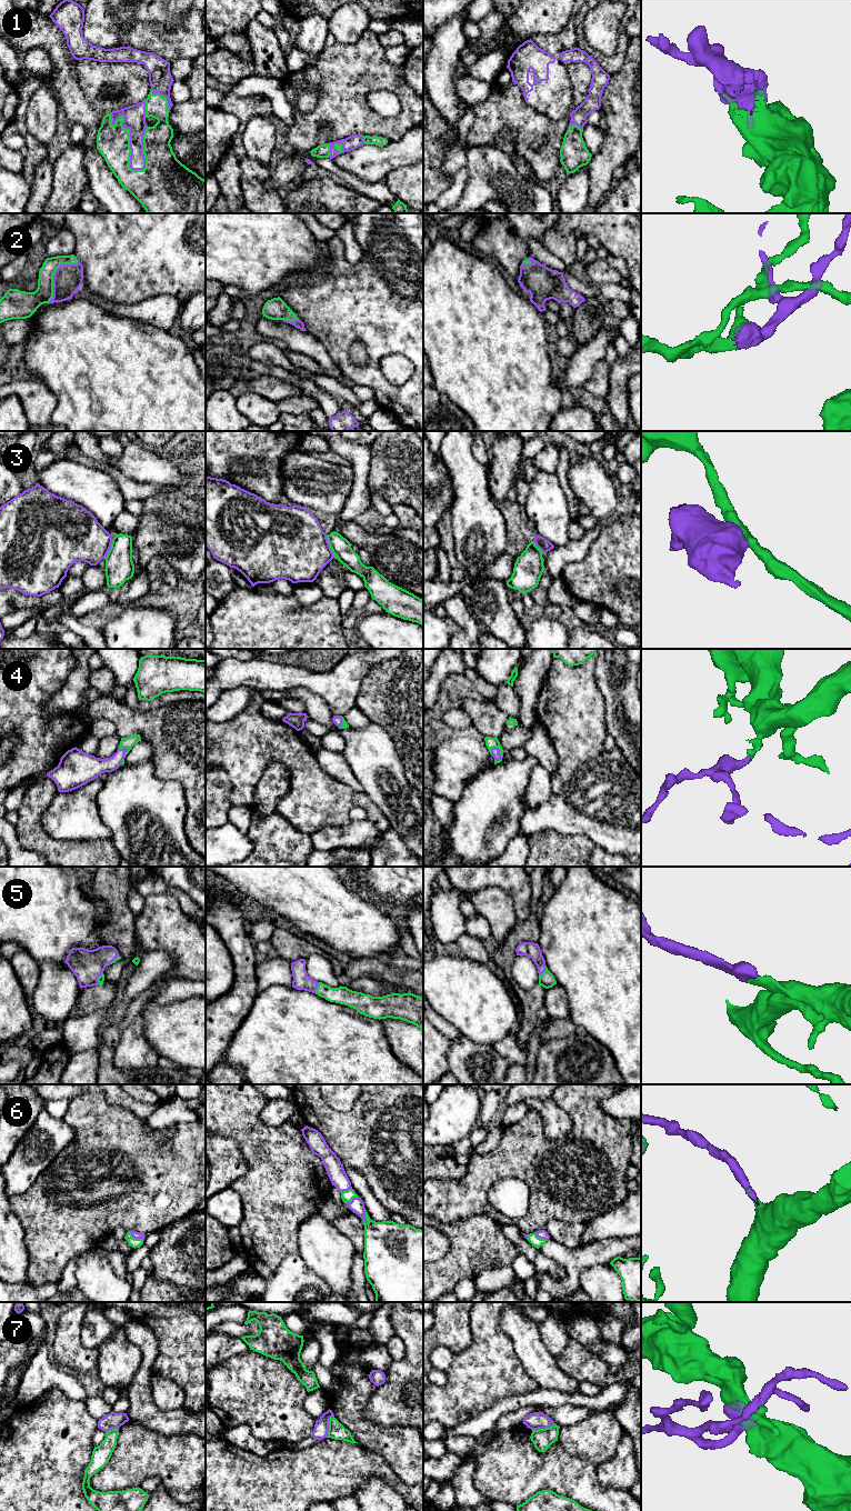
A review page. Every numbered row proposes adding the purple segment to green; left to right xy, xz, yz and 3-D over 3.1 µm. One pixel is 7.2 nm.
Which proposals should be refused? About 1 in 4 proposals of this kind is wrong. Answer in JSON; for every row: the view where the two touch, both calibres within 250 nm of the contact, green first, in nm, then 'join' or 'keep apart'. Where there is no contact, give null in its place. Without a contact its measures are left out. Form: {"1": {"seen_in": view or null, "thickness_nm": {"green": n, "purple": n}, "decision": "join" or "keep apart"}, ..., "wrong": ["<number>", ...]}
{"1": {"seen_in": "xy", "thickness_nm": {"green": 240, "purple": 160}, "decision": "join"}, "2": {"seen_in": "xy", "thickness_nm": {"green": 130, "purple": 200}, "decision": "join"}, "3": {"seen_in": "xz", "thickness_nm": {"green": 140, "purple": 460}, "decision": "keep apart"}, "4": {"seen_in": "yz", "thickness_nm": {"green": 80, "purple": 60}, "decision": "join"}, "5": {"seen_in": "yz", "thickness_nm": {"green": 110, "purple": 110}, "decision": "join"}, "6": {"seen_in": "xz", "thickness_nm": {"green": 320, "purple": 110}, "decision": "join"}, "7": {"seen_in": "xz", "thickness_nm": {"green": 120, "purple": 110}, "decision": "keep apart"}, "wrong": ["3", "7"]}

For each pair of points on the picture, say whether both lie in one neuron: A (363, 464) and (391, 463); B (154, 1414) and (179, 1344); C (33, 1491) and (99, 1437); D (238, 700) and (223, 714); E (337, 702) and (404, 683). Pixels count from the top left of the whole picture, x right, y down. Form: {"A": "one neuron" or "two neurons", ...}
{"A": "two neurons", "B": "two neurons", "C": "two neurons", "D": "one neuron", "E": "two neurons"}

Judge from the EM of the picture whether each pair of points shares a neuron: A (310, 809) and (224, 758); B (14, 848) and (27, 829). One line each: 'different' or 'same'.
A: same
B: different

